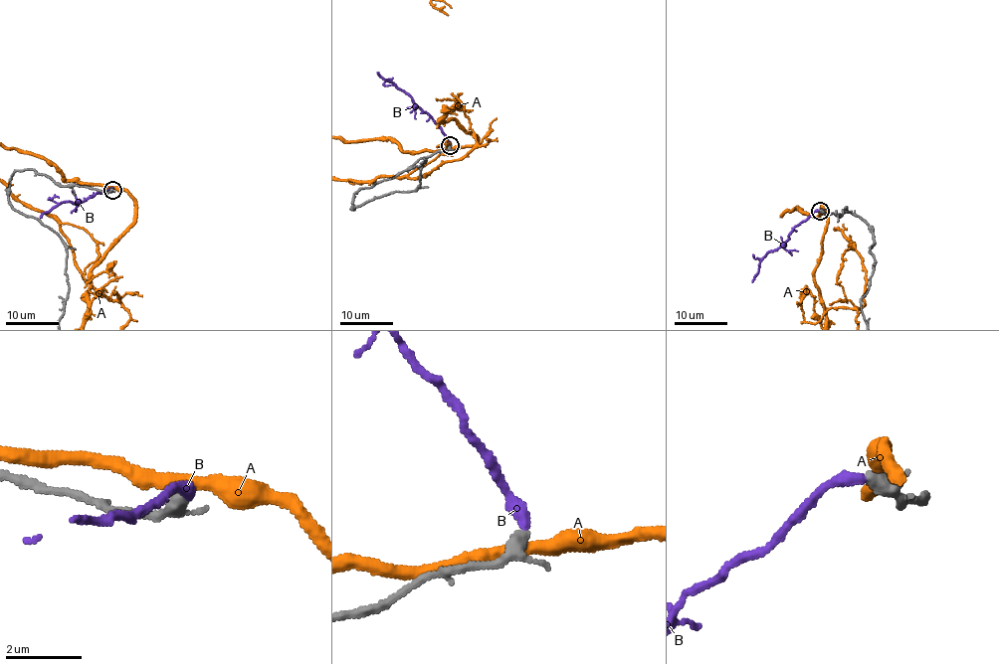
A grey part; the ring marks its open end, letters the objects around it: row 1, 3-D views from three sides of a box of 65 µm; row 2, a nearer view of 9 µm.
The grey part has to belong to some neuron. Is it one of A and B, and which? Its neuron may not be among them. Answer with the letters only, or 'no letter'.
B

